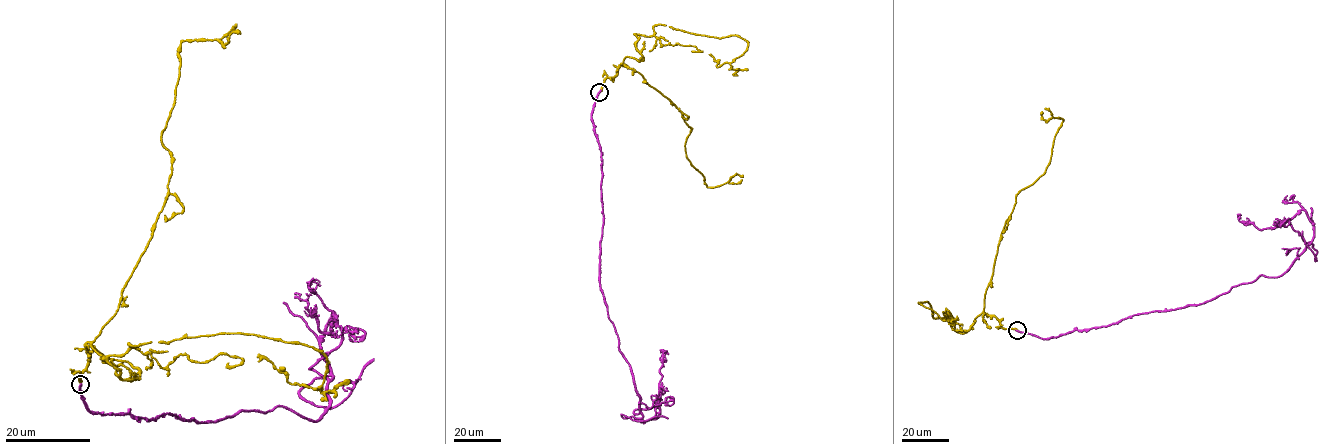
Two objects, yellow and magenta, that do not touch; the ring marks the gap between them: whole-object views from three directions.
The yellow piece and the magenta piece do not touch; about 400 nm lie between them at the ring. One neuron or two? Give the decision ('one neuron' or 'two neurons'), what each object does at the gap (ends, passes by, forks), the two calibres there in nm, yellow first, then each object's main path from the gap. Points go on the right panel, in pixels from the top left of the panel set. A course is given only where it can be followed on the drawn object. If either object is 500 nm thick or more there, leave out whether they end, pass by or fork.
two neurons; yellow ends there; magenta ends there; 320 nm thick on the yellow side, 400 nm on the other; yellow runs (1017, 330), (983, 312), (959, 333), (917, 302), (955, 319), (945, 309); magenta runs (1017, 331), (1043, 339), (1199, 305), (1260, 276), (1280, 276), (1314, 234), (1304, 210), (1259, 229), (1241, 215)

